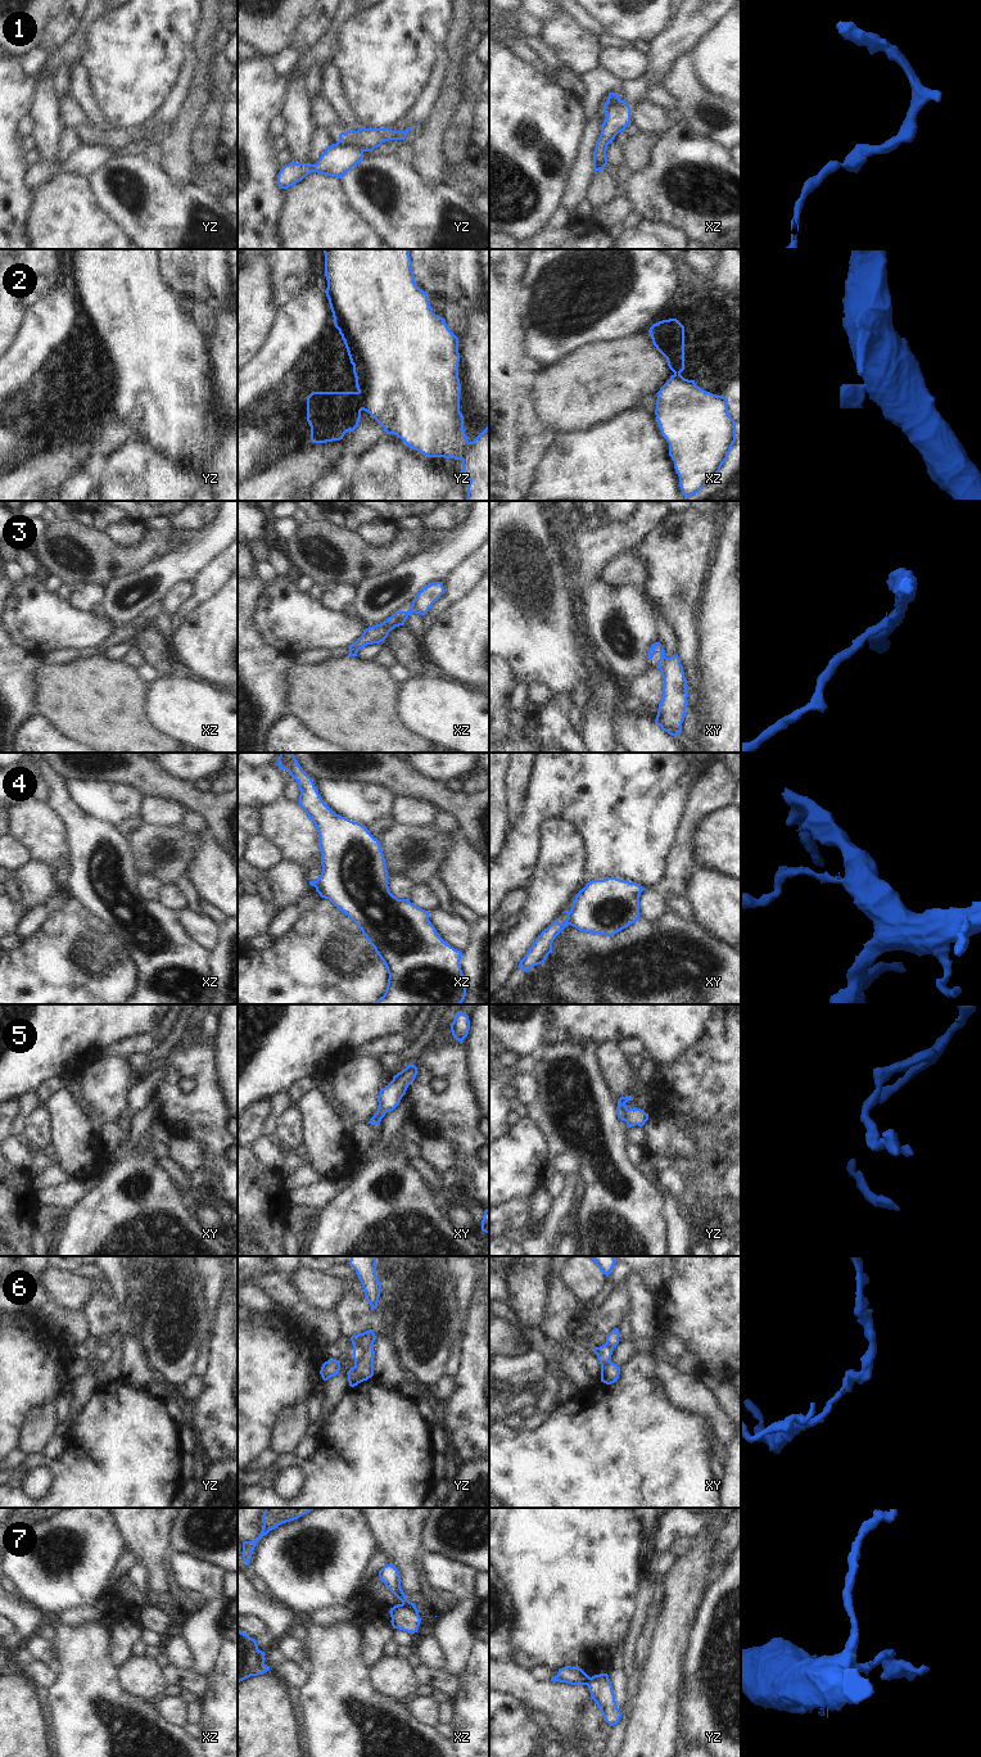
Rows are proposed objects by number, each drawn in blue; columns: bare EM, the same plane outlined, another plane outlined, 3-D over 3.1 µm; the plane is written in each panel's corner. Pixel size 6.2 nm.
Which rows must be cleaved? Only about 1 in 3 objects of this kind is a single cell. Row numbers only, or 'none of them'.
1, 2, 3, 4, 5, 6, 7

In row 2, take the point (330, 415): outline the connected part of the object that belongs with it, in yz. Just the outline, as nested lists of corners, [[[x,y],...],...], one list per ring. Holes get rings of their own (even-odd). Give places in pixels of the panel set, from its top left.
[[[312,392],[307,397],[311,441],[326,443],[343,439],[360,423],[362,398],[358,392]]]

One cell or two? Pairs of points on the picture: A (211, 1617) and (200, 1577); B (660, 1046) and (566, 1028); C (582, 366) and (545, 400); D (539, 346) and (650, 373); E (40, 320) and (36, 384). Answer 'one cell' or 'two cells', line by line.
A: one cell
B: one cell
C: one cell
D: two cells
E: two cells

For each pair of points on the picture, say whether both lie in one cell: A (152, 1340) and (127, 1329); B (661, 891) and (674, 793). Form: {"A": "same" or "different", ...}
{"A": "different", "B": "different"}

